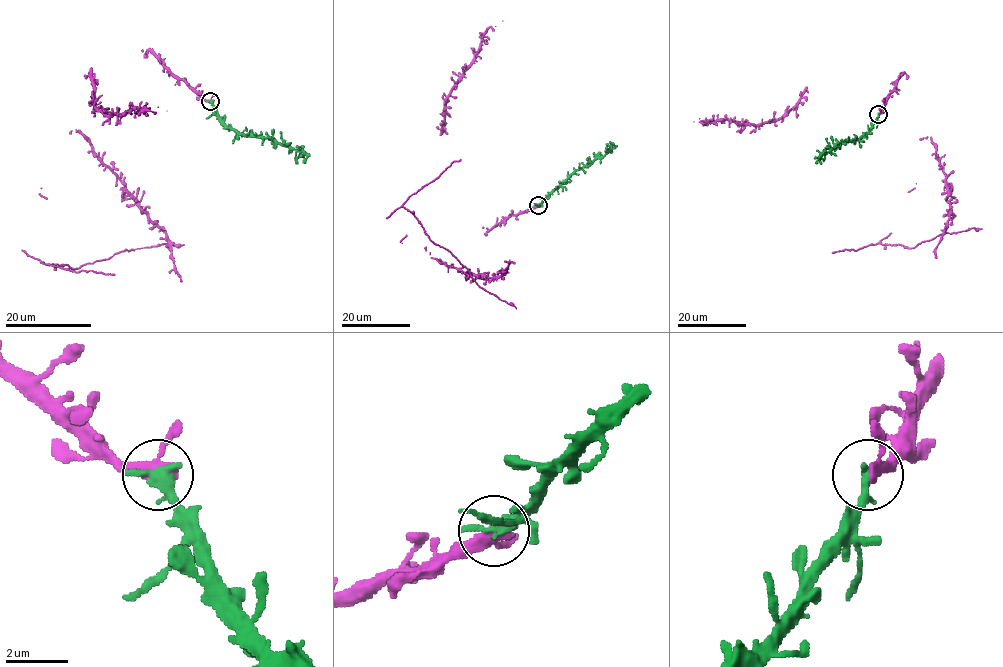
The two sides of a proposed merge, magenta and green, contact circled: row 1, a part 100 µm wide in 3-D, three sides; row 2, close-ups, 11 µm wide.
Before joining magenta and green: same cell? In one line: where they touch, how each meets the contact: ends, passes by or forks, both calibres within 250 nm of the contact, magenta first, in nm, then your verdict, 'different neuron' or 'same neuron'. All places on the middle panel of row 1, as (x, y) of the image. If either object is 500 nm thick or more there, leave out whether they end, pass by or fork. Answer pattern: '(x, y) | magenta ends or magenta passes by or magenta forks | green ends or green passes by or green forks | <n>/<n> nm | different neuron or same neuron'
(538, 205) | magenta passes by | green ends | 360/400 nm | same neuron

